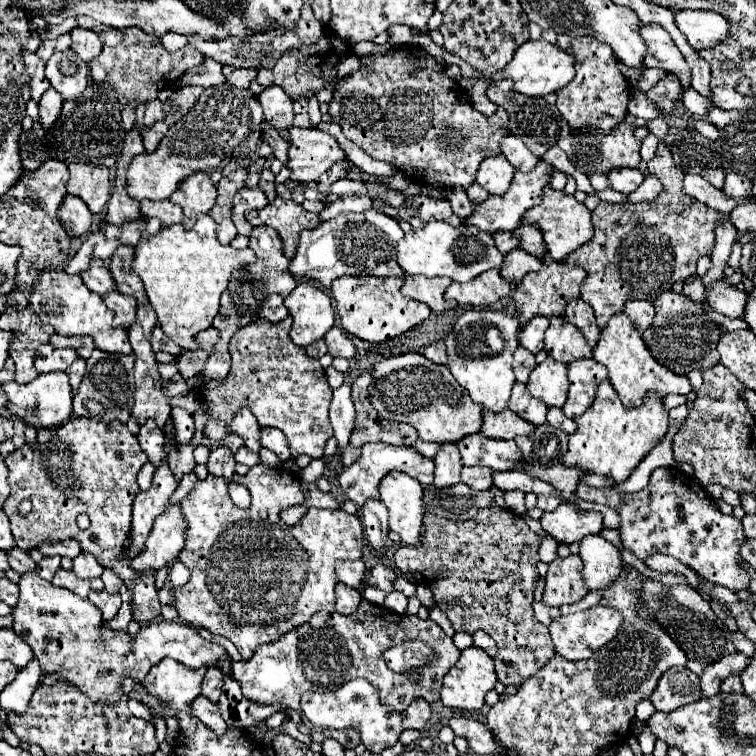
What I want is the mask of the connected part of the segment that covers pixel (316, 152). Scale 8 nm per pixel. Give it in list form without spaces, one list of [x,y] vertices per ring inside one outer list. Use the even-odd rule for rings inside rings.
[[[290,128],[290,152],[288,152],[290,160],[288,160],[288,168],[292,170],[290,174],[290,180],[294,182],[316,182],[326,170],[330,170],[334,164],[338,162],[346,162],[348,156],[346,152],[342,150],[342,146],[336,142],[334,136],[326,134],[324,130],[320,128]]]

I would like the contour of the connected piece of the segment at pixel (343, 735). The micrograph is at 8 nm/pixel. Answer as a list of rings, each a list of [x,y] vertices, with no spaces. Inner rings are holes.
[[[344,730],[344,732],[324,732],[324,736],[328,736],[328,738],[336,738],[346,750],[352,750],[352,748],[356,748],[358,746],[358,732],[354,732],[354,730]]]

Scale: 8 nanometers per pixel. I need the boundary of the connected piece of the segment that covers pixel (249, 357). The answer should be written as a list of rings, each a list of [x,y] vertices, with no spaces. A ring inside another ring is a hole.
[[[288,316],[282,322],[268,322],[268,320],[254,320],[232,336],[230,340],[230,356],[232,356],[232,368],[222,384],[218,388],[210,388],[206,392],[206,404],[210,406],[210,414],[196,412],[196,434],[188,446],[178,446],[178,452],[174,452],[174,460],[170,460],[170,468],[174,468],[174,474],[178,480],[194,470],[194,456],[192,450],[198,444],[204,444],[208,448],[228,446],[232,452],[237,452],[243,446],[243,440],[234,432],[228,432],[222,440],[210,440],[204,434],[204,428],[210,420],[226,422],[230,424],[230,418],[236,414],[236,410],[242,406],[248,406],[254,416],[258,418],[260,426],[272,426],[284,432],[292,458],[300,454],[308,454],[310,458],[322,458],[324,444],[328,438],[332,438],[332,428],[328,420],[328,406],[332,400],[332,388],[328,386],[324,368],[316,358],[306,356],[304,348],[292,344],[290,340],[290,326],[292,318]]]

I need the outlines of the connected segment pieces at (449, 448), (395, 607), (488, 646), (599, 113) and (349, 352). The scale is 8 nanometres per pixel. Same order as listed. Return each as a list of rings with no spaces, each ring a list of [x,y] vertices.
[[[446,444],[446,448],[442,448],[442,452],[438,452],[438,456],[434,458],[436,470],[434,470],[434,490],[440,488],[448,488],[460,482],[460,456],[458,456],[458,448],[454,448],[454,444]]]
[[[390,592],[390,594],[386,594],[384,606],[388,610],[392,610],[392,612],[404,612],[406,604],[408,604],[408,598],[402,592]]]
[[[478,630],[478,632],[474,632],[474,634],[472,634],[472,638],[474,638],[474,646],[482,648],[484,652],[488,652],[492,658],[496,658],[496,656],[498,656],[498,646],[496,646],[496,642],[494,642],[486,632]]]
[[[566,34],[558,36],[558,46],[568,48],[570,54],[576,56],[576,76],[572,82],[558,90],[558,110],[568,120],[570,128],[584,128],[584,126],[598,126],[604,132],[610,132],[618,124],[626,122],[628,114],[628,100],[630,100],[630,84],[620,70],[620,62],[612,56],[612,50],[594,40],[590,36],[584,38],[570,38]]]
[[[330,328],[324,336],[326,344],[328,344],[328,354],[330,356],[340,356],[340,358],[354,358],[356,356],[356,348],[352,344],[352,340],[348,338],[348,334],[342,328]]]

